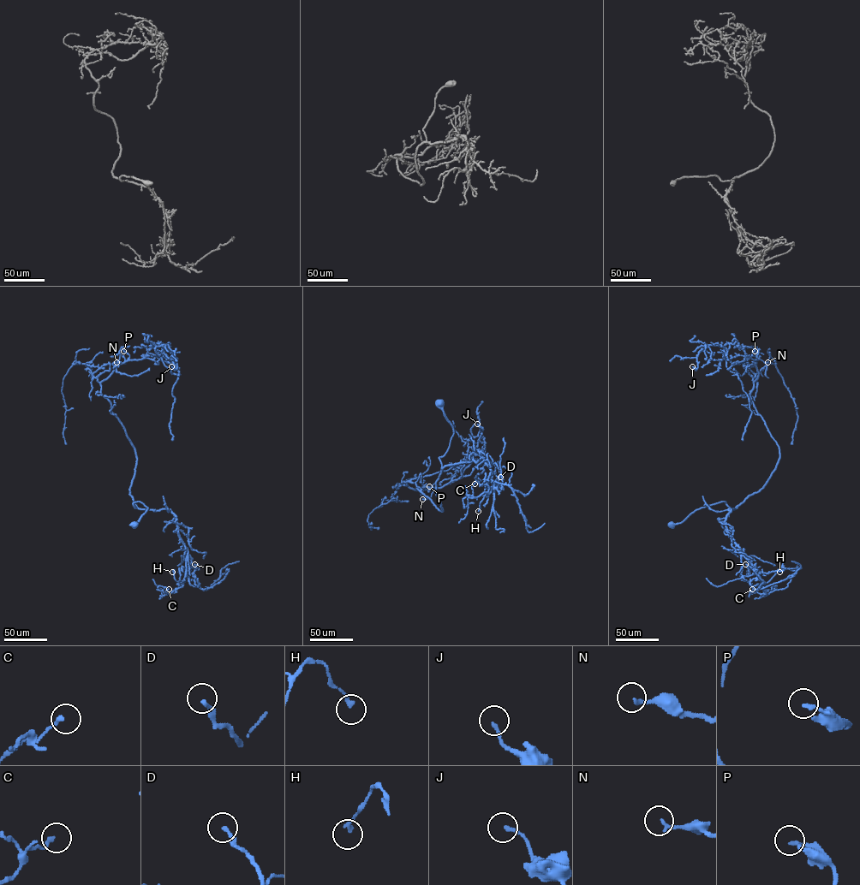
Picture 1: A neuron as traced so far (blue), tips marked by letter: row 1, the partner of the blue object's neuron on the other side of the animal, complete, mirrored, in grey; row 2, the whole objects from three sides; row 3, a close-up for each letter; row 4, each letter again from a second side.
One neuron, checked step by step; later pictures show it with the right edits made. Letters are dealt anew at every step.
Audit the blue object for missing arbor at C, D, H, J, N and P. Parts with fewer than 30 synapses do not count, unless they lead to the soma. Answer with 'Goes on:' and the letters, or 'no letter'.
Goes on: no letter

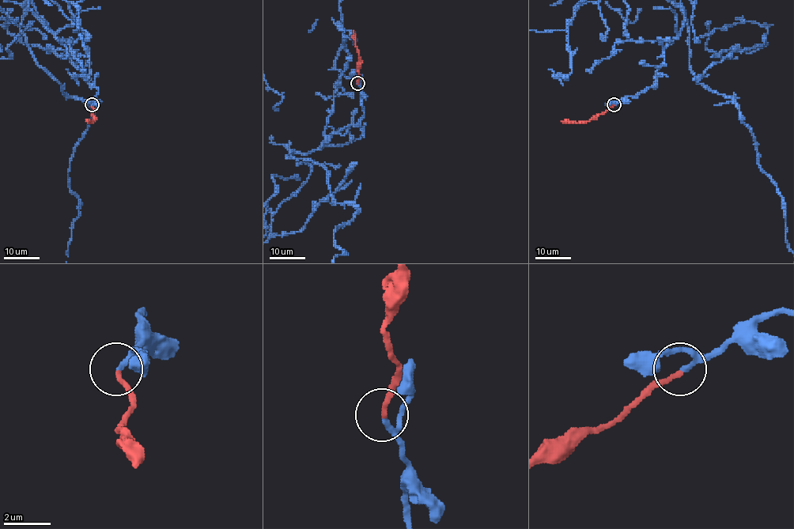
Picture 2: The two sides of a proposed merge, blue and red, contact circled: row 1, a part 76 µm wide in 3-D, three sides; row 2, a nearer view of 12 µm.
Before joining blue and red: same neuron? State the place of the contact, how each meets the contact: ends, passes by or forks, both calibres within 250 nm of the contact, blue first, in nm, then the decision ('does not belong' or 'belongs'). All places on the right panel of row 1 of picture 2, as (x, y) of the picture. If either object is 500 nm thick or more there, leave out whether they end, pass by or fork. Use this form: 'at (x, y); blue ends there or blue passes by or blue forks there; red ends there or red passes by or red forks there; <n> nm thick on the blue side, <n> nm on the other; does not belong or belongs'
at (614, 104); blue passes by; red ends there; 150 nm thick on the blue side, 200 nm on the other; belongs

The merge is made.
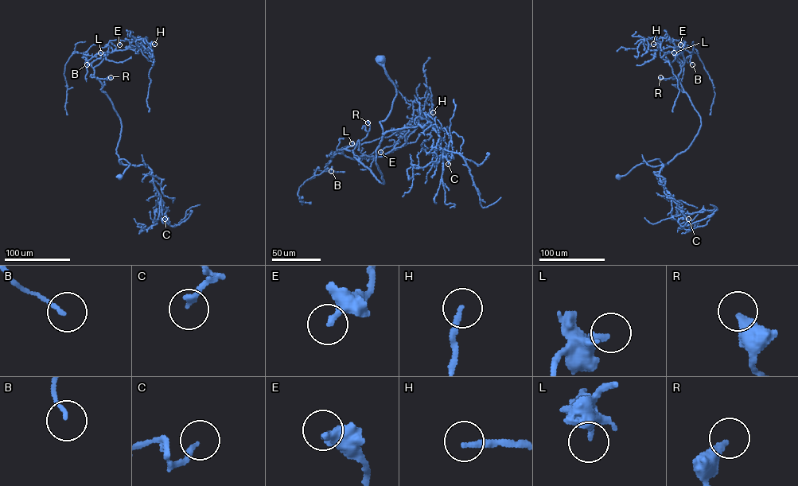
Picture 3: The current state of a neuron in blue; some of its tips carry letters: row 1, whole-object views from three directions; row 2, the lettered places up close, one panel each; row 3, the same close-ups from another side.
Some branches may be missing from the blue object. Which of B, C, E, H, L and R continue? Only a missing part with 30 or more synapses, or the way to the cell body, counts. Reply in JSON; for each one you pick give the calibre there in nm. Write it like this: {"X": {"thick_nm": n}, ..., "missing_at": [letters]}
{"H": {"thick_nm": 200}, "missing_at": ["H"]}

